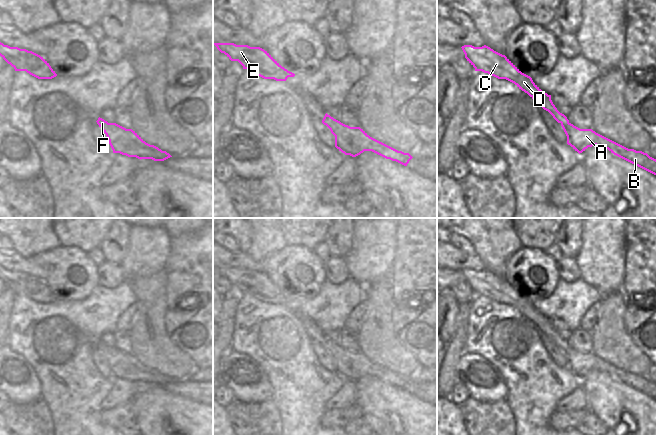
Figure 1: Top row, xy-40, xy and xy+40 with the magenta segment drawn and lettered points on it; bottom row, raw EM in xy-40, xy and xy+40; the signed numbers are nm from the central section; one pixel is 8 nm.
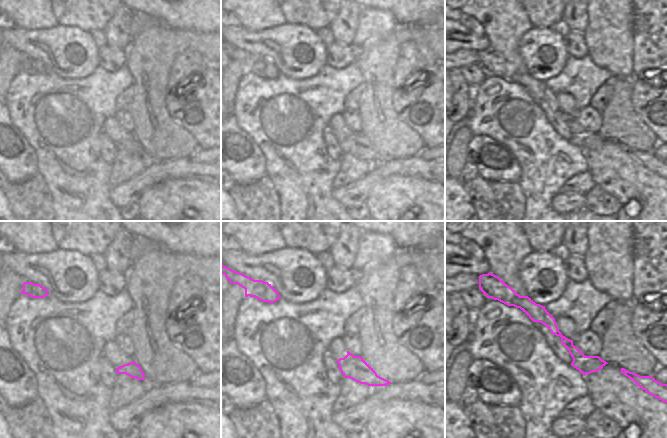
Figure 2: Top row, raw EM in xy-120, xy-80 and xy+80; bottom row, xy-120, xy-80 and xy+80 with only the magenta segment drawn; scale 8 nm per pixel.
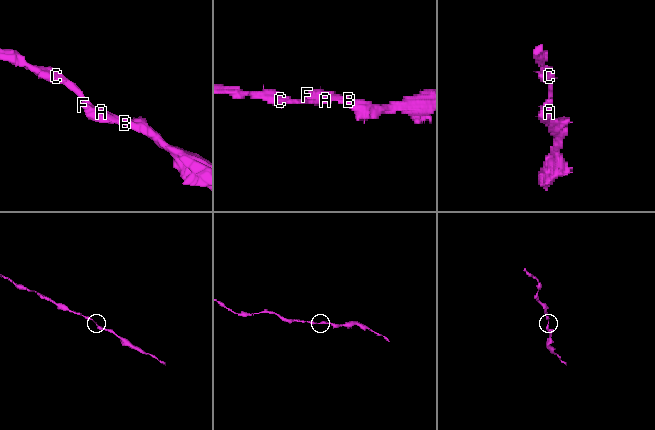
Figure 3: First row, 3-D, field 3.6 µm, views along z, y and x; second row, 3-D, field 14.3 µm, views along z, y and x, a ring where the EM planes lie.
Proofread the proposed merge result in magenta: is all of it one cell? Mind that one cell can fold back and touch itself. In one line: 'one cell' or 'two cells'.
one cell

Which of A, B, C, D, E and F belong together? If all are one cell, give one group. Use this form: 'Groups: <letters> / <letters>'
Groups: A B C D E F

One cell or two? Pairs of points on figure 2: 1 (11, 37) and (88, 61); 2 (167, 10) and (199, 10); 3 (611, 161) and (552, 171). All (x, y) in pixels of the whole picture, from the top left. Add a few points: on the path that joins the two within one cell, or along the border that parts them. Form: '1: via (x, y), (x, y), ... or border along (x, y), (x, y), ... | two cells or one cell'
1: via (30, 37), (37, 37), (53, 46), (69, 62) | one cell
2: via (175, 10), (191, 10) | one cell
3: border along (584, 152), (587, 169) | two cells

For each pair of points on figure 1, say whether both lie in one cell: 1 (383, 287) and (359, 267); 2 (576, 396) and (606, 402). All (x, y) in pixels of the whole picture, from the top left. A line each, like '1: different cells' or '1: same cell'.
1: different cells
2: different cells

